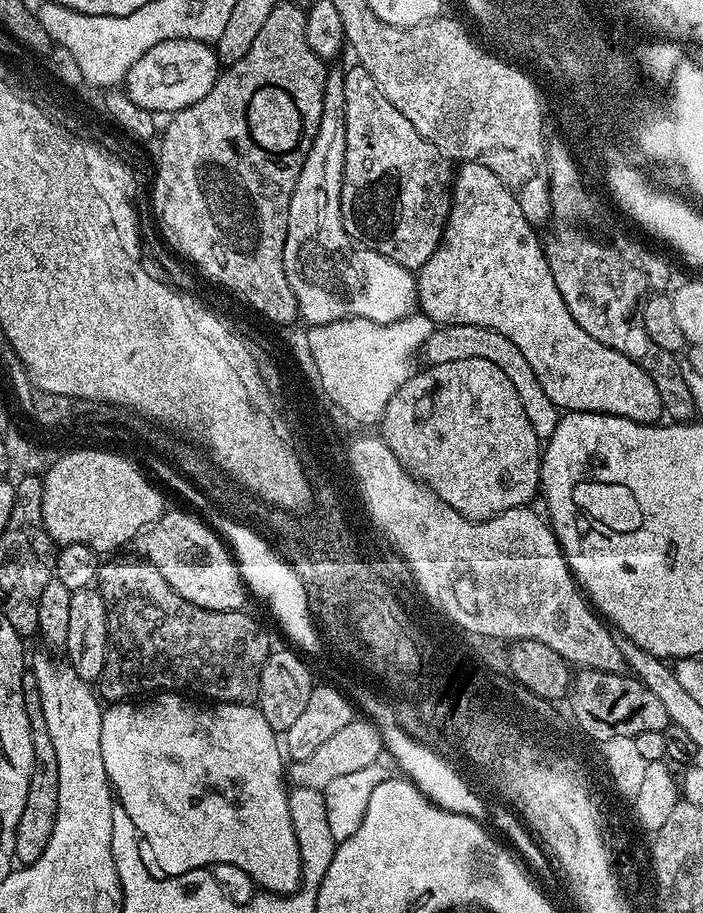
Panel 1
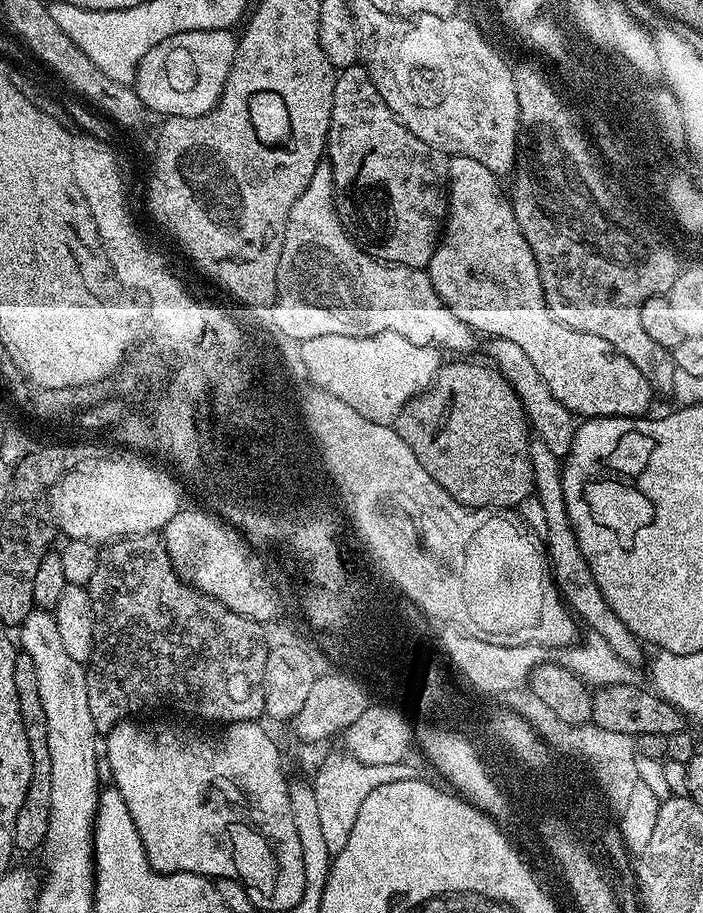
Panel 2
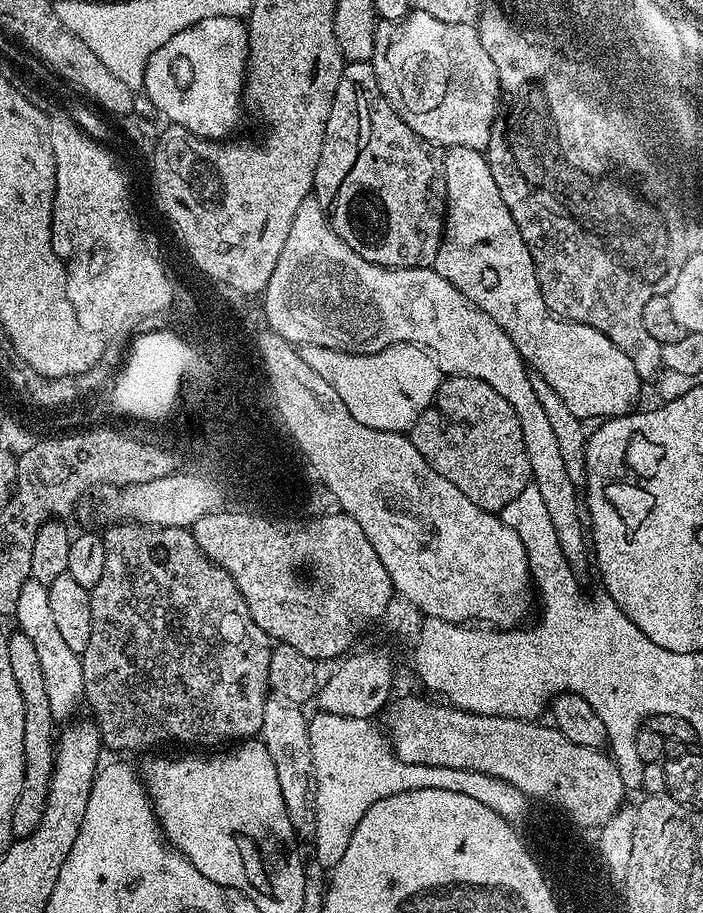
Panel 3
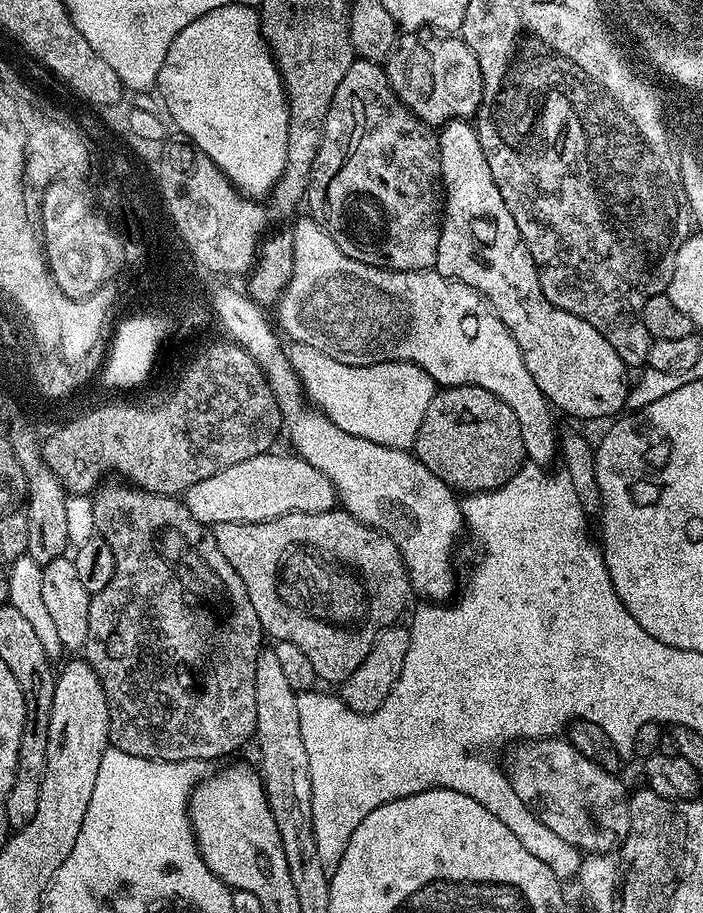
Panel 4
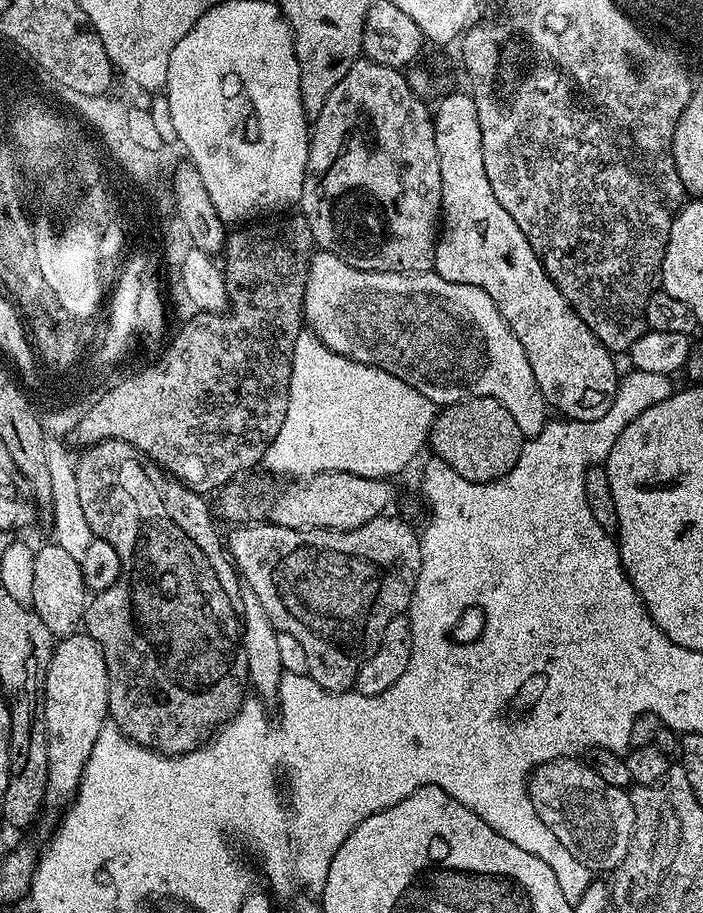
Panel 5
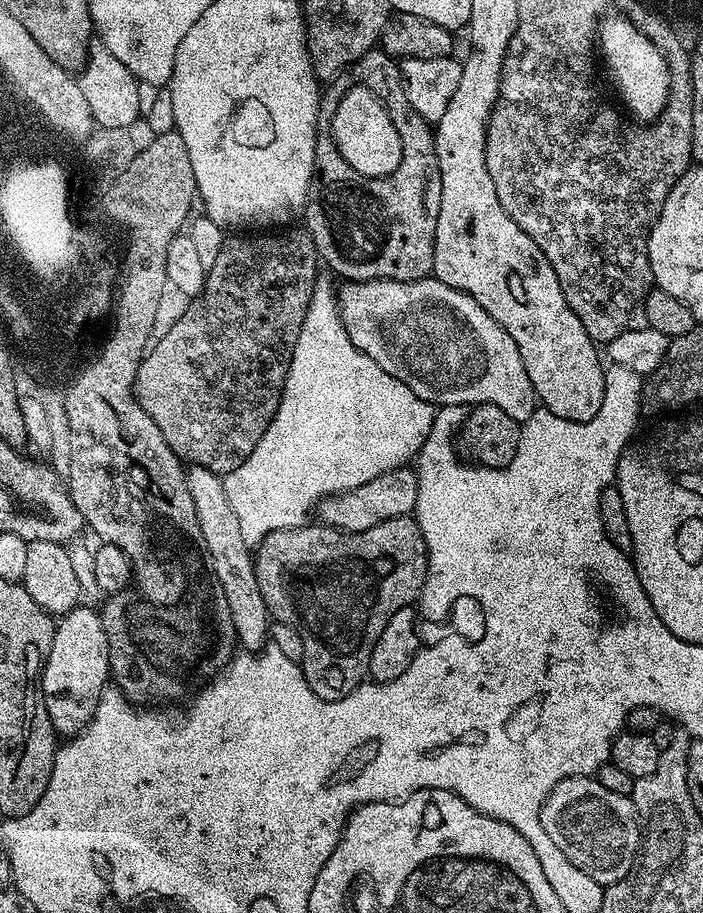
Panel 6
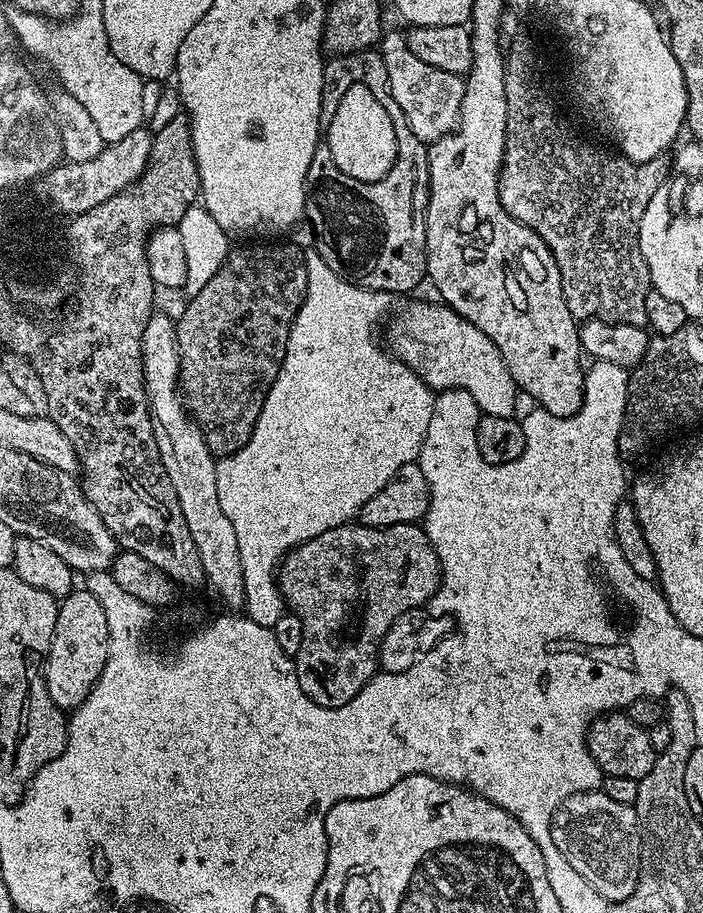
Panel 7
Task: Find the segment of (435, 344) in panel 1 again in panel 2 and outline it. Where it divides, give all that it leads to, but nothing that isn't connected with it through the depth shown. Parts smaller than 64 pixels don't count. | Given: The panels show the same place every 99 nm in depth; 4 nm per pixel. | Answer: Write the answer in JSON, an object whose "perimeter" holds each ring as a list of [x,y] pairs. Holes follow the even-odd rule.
{"perimeter":[[[493,336],[487,343],[487,363],[500,372],[502,378],[510,382],[514,394],[518,394],[535,439],[543,442],[550,454],[561,458],[567,456],[578,427],[577,417],[573,416],[570,410],[566,410],[566,406],[562,406],[562,402],[558,402],[554,394],[550,394],[550,386],[546,386],[542,374],[538,374],[538,369],[531,364],[529,356],[517,344],[510,342],[510,338]]]}

